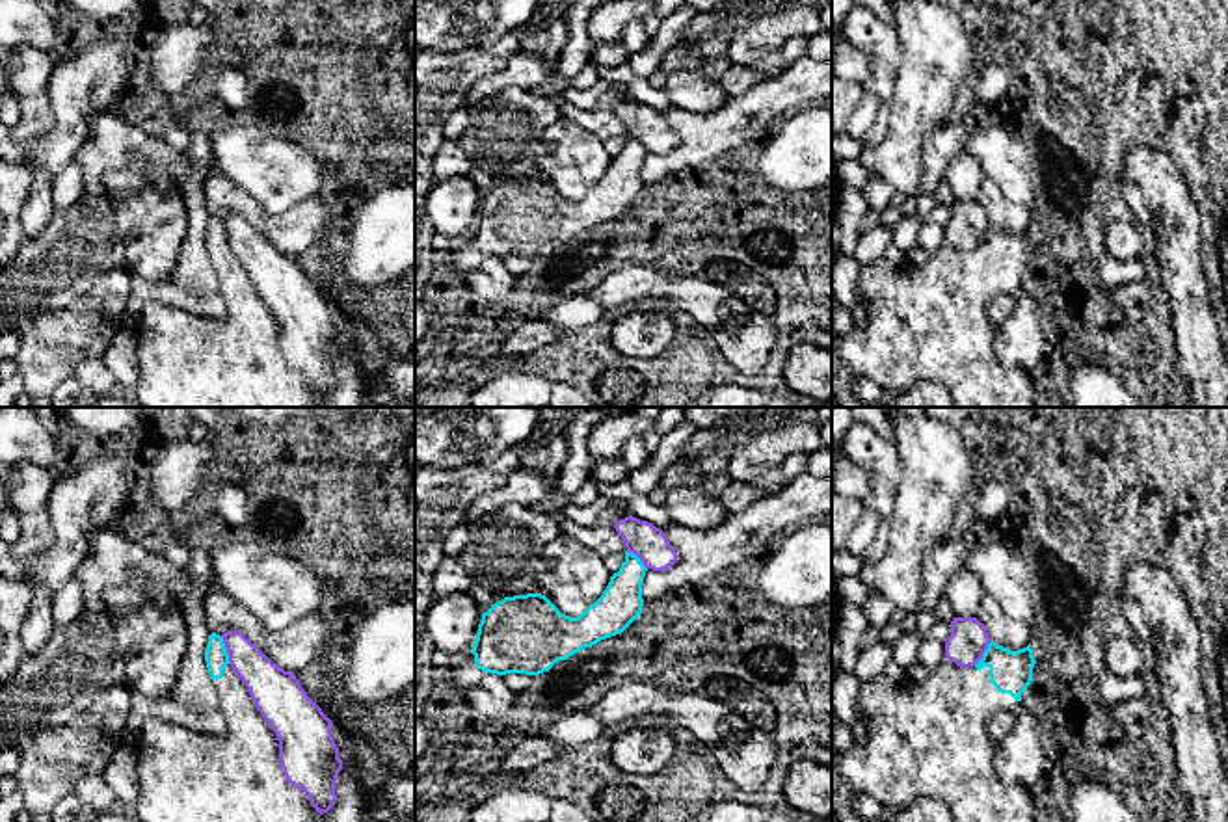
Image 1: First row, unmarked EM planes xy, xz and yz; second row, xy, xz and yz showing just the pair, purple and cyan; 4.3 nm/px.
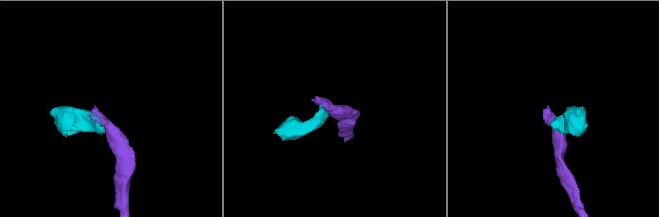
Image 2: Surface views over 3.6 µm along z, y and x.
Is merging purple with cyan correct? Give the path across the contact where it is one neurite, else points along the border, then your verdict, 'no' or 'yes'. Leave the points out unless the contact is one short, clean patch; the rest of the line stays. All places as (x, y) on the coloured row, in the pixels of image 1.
border xy (220, 636), (231, 662); no

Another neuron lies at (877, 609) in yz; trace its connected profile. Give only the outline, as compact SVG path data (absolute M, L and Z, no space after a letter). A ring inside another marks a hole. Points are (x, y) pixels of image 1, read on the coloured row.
M871 595L860 608L863 610L869 625L878 630L889 623L893 612L893 604L882 595Z

